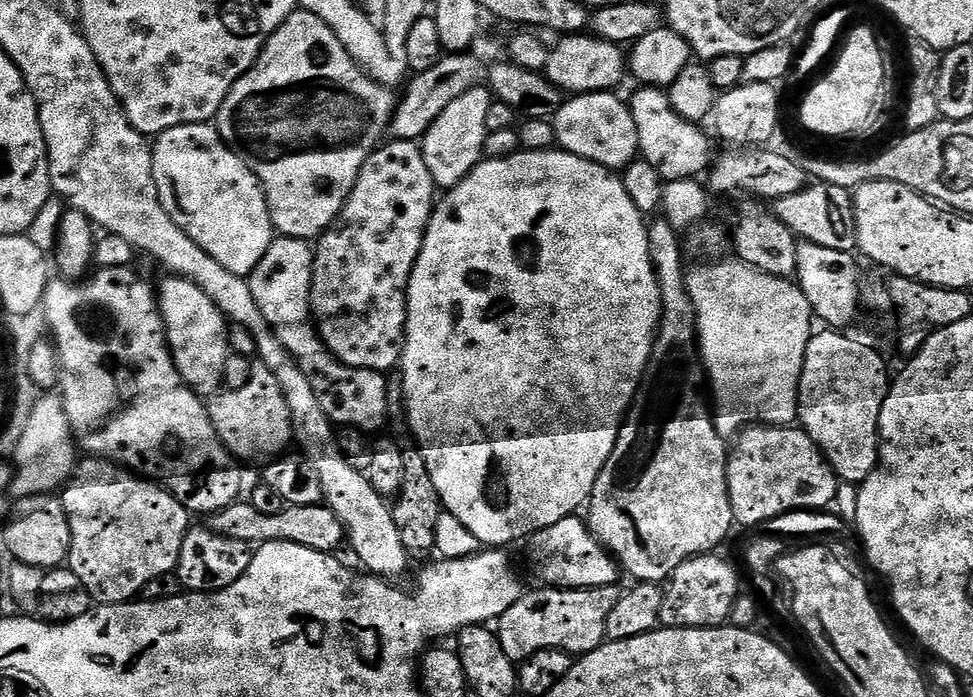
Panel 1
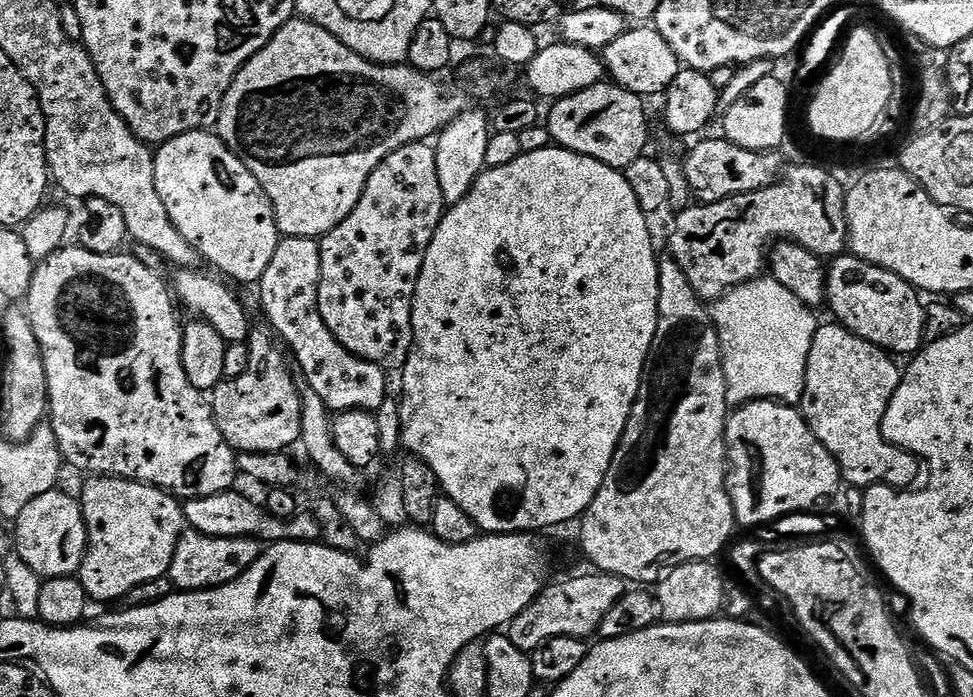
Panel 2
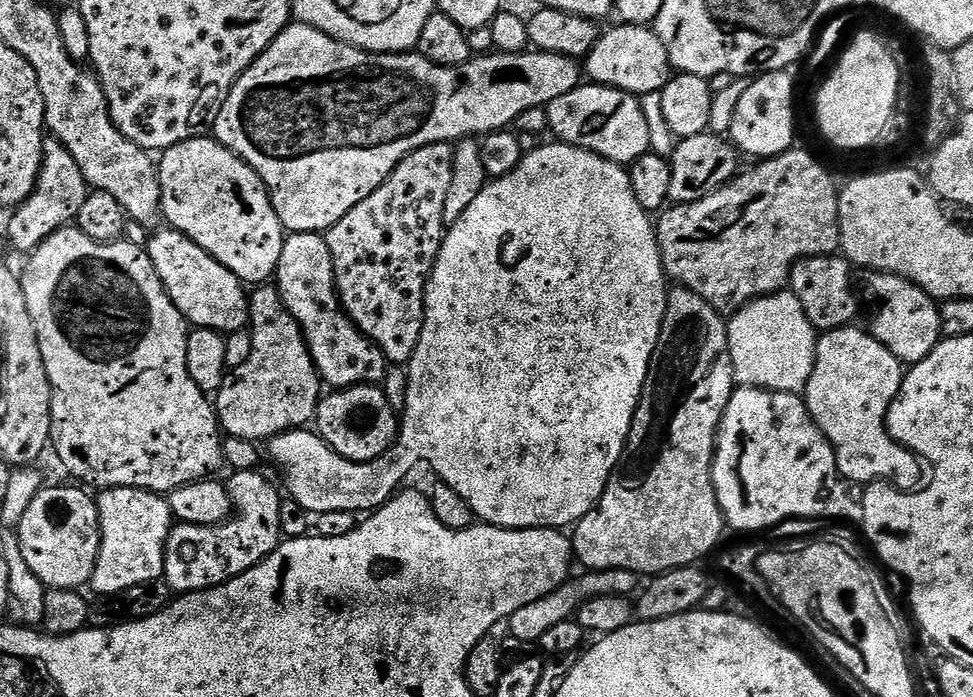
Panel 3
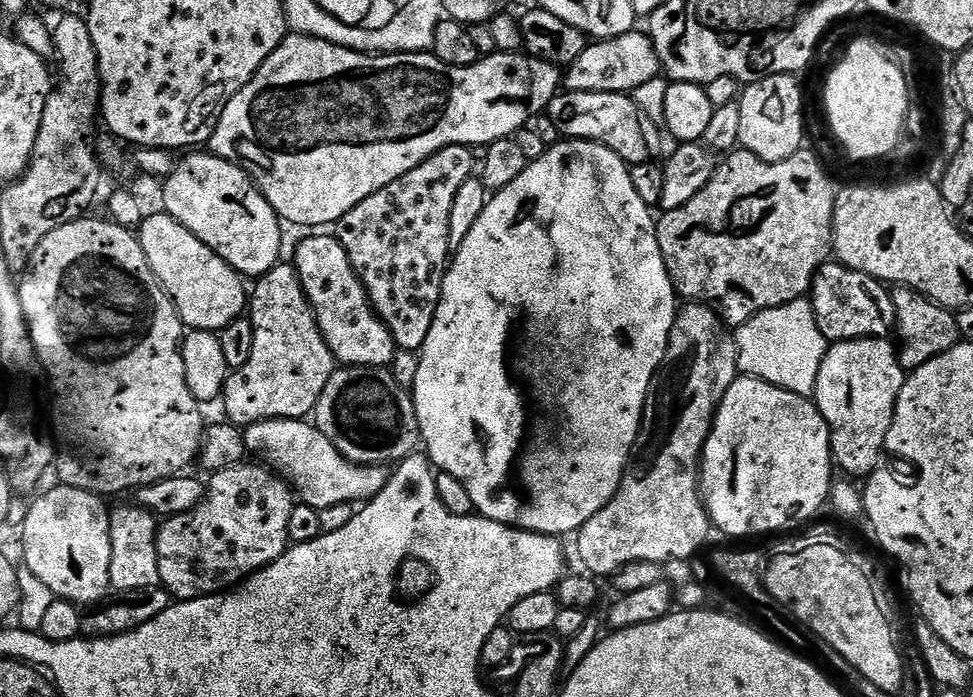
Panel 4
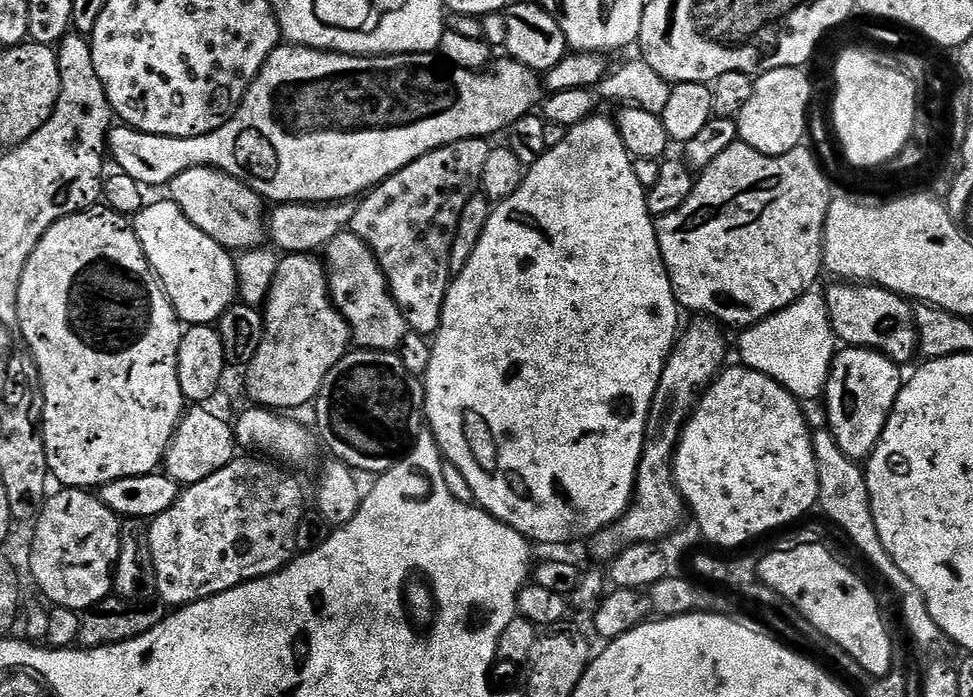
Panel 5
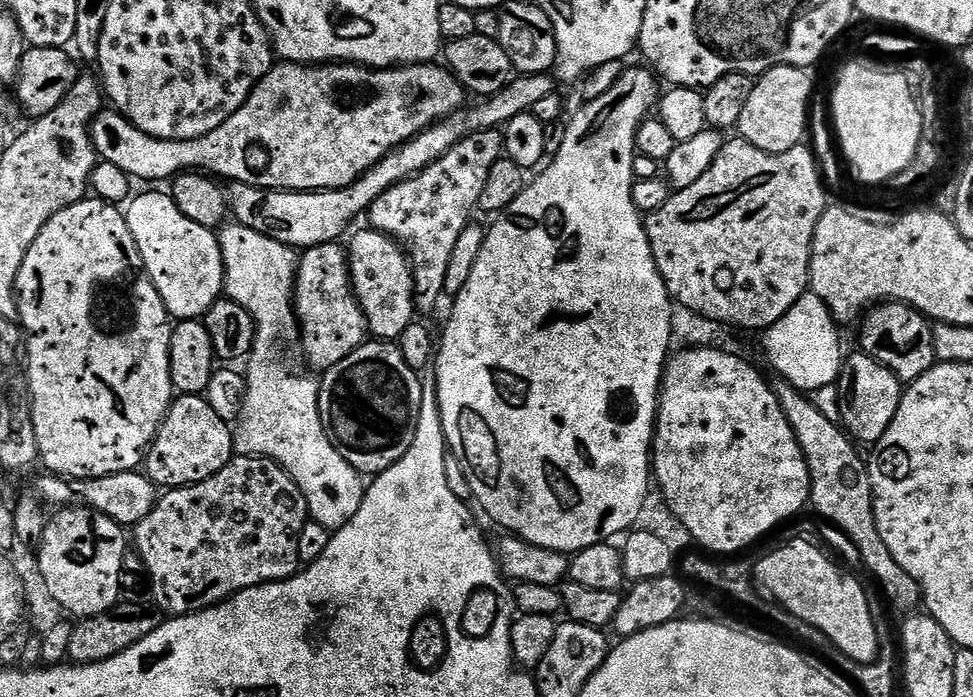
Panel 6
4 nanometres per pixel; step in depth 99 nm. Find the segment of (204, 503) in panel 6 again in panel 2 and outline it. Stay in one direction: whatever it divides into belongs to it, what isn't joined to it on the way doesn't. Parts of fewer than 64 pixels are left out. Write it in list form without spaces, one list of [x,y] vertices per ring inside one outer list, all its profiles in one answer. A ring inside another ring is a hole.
[[[185,530],[174,550],[167,577],[172,581],[173,589],[181,592],[201,592],[207,588],[217,588],[234,582],[234,578],[250,570],[261,551],[261,541],[253,540],[251,536],[214,538],[201,532]]]

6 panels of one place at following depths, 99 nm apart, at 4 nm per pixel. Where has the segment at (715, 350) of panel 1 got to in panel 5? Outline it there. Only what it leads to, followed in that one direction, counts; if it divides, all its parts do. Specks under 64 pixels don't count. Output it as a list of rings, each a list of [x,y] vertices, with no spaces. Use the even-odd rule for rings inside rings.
[[[819,291],[808,292],[801,300],[795,300],[790,306],[783,308],[781,312],[775,312],[764,320],[750,328],[743,329],[740,336],[740,356],[743,367],[753,368],[755,372],[761,372],[777,380],[787,392],[791,392],[797,400],[807,402],[816,400],[825,395],[828,387],[828,375],[832,369],[832,361],[835,360],[838,351],[836,332],[828,317],[828,301]]]

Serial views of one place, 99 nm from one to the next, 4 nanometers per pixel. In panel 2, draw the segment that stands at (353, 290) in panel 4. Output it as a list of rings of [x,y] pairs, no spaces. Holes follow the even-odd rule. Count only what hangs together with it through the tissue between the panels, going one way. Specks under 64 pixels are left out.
[[[310,236],[283,237],[258,285],[264,316],[272,323],[271,331],[282,341],[295,367],[304,371],[303,383],[312,388],[322,402],[326,402],[329,413],[362,410],[374,414],[382,402],[389,399],[389,373],[374,366],[374,362],[366,362],[350,354],[350,350],[346,350],[346,346],[330,334],[326,322],[322,322],[322,314],[318,314],[319,281],[319,239]]]

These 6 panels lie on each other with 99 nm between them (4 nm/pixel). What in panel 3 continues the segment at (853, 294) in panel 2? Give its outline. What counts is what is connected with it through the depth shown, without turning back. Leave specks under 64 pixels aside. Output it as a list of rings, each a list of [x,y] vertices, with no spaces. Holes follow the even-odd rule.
[[[873,271],[871,276],[868,288],[880,303],[880,309],[870,325],[872,336],[882,342],[882,346],[886,346],[886,350],[890,350],[890,354],[894,354],[894,358],[898,358],[901,364],[911,366],[922,362],[942,339],[937,301],[916,284],[892,272]]]

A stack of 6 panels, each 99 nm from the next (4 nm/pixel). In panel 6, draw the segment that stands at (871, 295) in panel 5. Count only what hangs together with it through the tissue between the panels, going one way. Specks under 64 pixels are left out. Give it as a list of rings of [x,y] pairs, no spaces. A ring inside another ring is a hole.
[[[881,302],[869,307],[862,319],[859,351],[886,366],[886,370],[893,372],[902,382],[917,380],[938,363],[934,354],[933,321],[916,308],[899,302]]]

